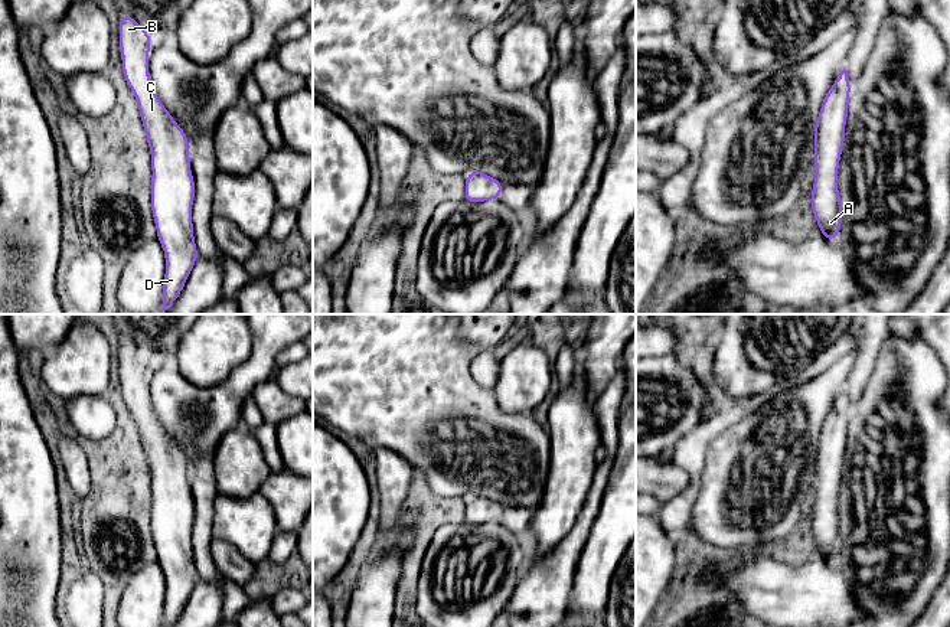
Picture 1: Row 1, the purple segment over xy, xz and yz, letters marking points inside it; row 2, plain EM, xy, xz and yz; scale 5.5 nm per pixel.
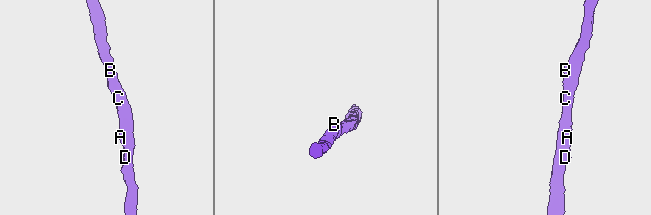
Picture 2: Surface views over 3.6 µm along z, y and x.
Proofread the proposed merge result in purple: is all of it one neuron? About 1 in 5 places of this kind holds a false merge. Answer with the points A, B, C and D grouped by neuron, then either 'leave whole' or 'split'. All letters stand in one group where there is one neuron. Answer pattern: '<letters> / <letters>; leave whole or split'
A B C D; leave whole

